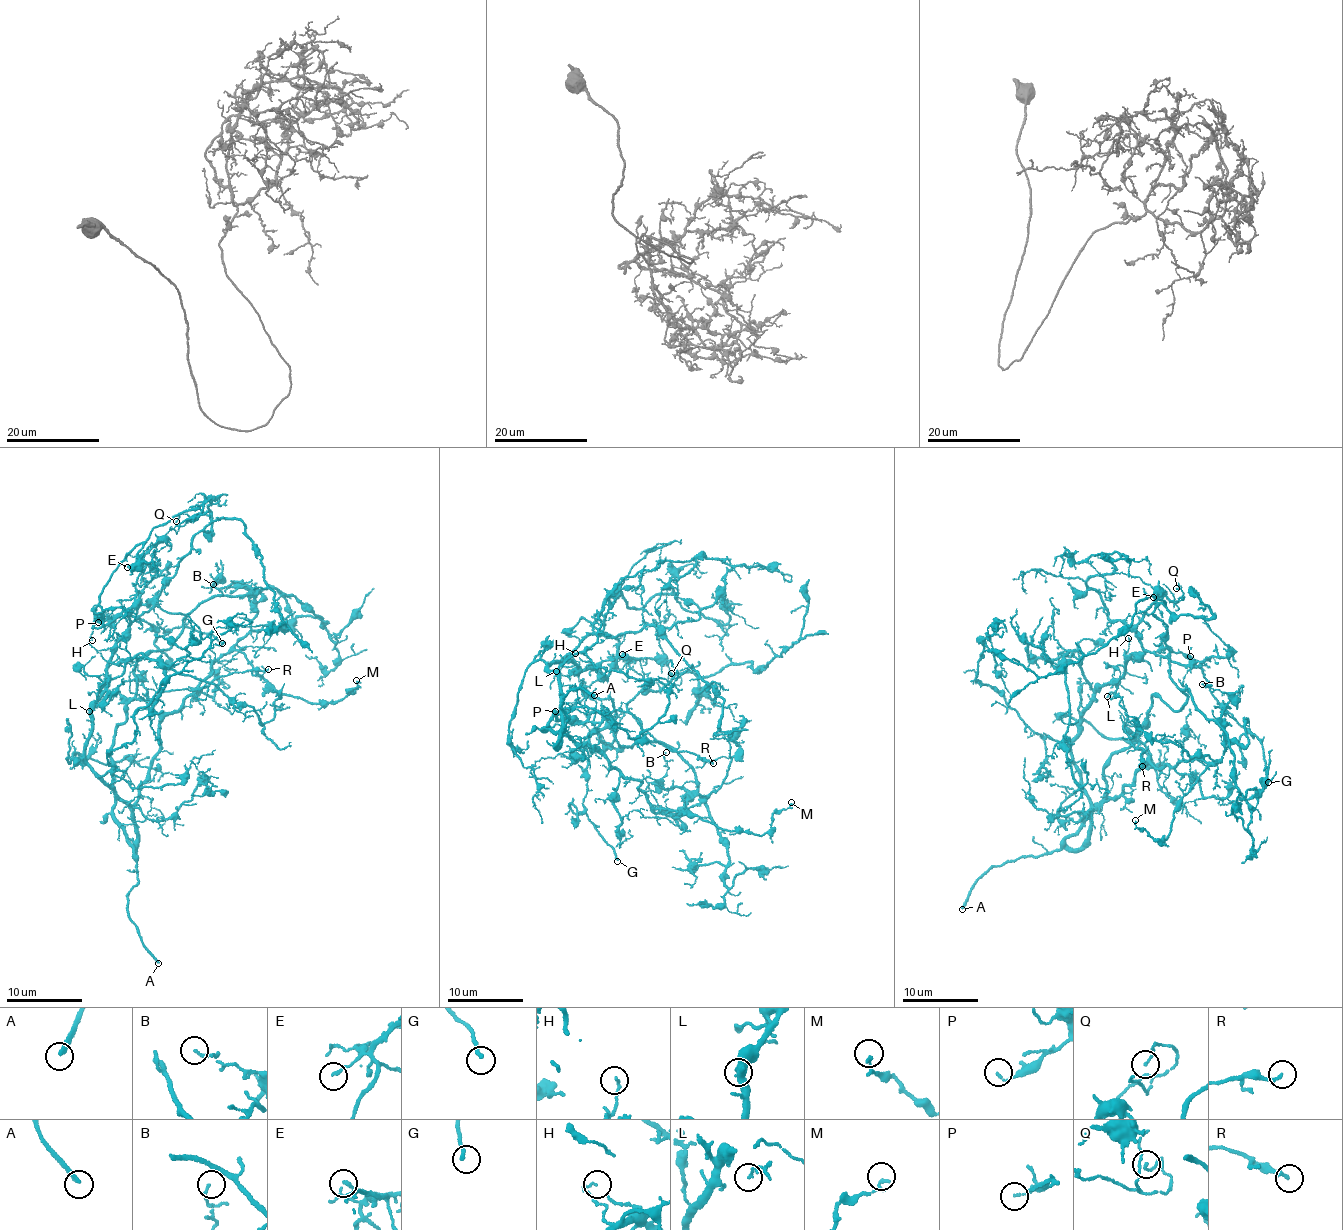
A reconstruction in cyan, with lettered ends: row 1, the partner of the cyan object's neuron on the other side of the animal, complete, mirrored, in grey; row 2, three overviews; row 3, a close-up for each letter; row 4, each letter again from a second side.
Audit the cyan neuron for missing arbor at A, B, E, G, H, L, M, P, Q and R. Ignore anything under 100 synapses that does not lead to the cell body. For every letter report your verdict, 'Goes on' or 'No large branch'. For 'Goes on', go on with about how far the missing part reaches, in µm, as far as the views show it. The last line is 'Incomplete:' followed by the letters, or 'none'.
A: Goes on. Missing length about 100 µm
B: No large branch
E: No large branch
G: No large branch
H: No large branch
L: No large branch
M: No large branch
P: No large branch
Q: No large branch
R: No large branch
Incomplete: A

